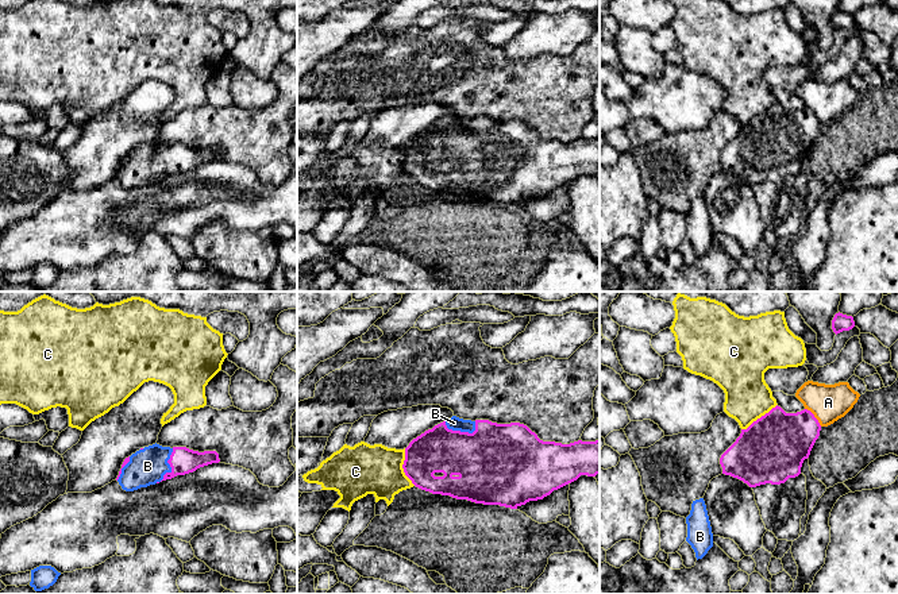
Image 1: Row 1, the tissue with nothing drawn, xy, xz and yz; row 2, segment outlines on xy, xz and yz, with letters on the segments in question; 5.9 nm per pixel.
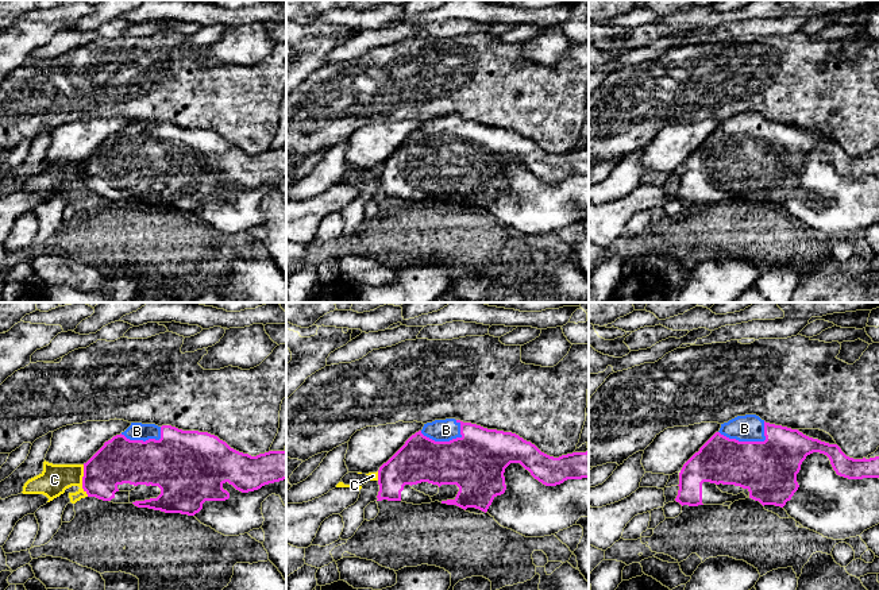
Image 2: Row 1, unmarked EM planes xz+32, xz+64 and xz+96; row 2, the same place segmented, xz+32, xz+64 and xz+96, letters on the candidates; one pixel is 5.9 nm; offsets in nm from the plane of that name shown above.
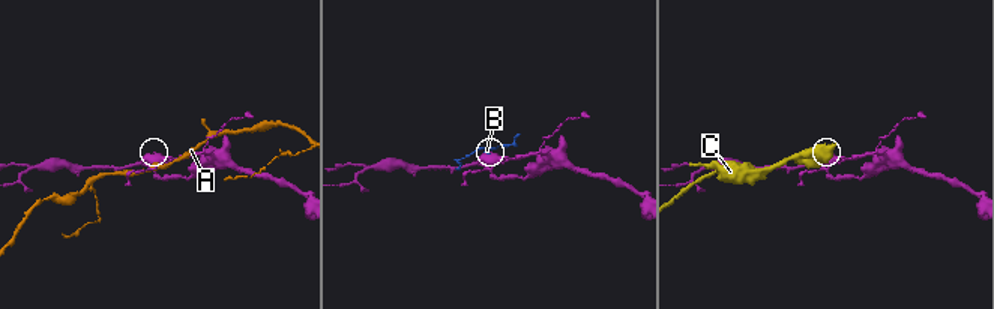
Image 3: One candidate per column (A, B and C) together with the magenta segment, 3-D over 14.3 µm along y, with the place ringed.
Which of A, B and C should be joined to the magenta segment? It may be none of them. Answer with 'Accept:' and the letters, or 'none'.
Accept: B

